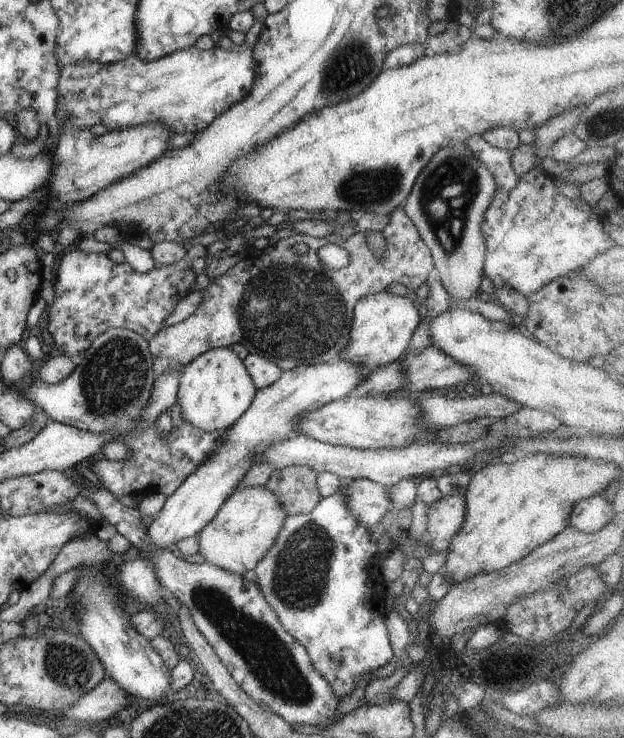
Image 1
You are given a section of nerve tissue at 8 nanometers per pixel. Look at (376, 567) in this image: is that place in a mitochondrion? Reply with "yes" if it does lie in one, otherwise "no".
no

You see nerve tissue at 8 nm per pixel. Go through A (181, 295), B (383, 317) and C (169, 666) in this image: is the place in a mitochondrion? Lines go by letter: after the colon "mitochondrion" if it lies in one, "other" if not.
A: other
B: other
C: other

